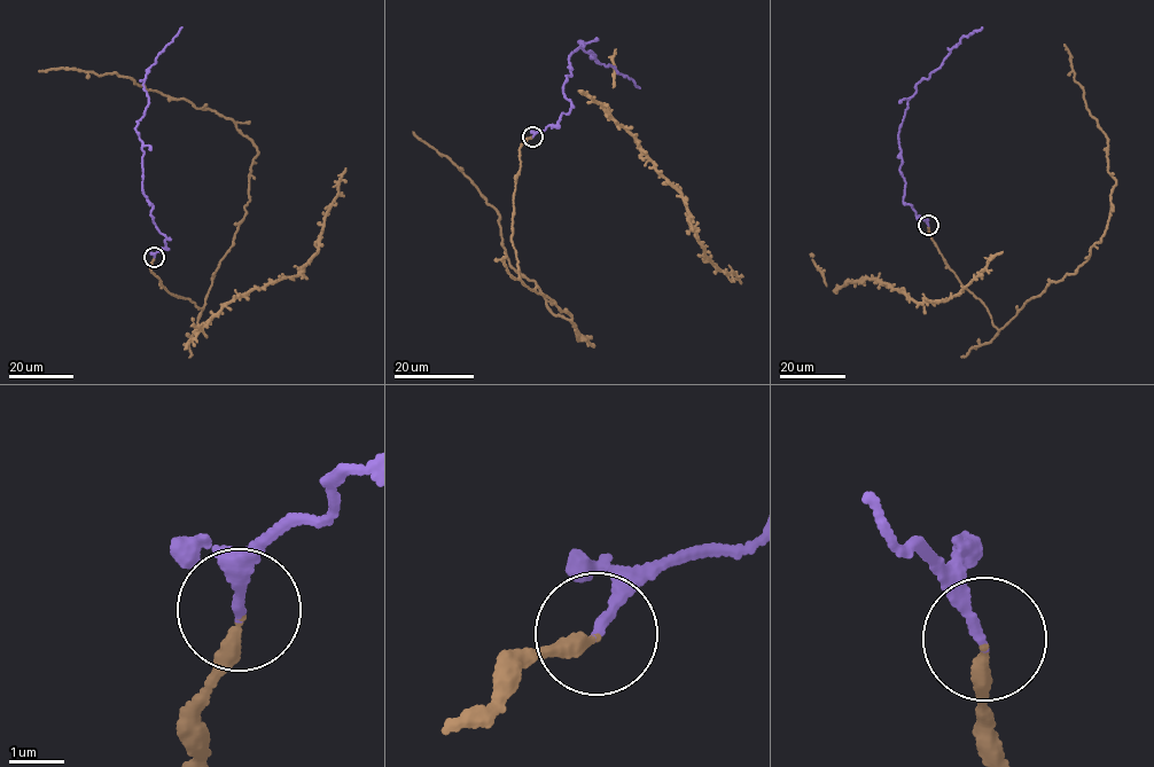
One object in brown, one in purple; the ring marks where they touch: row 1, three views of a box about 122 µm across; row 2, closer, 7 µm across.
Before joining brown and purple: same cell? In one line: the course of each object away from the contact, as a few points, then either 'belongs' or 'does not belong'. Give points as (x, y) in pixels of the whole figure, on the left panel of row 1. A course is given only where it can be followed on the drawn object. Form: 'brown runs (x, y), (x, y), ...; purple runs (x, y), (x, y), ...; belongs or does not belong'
brown runs (154, 257), (150, 272), (165, 290), (203, 307), (246, 211), (256, 148), (231, 119), (127, 77), (38, 70); purple runs (154, 257), (169, 239), (155, 225), (142, 190), (142, 143), (135, 128), (149, 100), (148, 69), (181, 26); belongs

